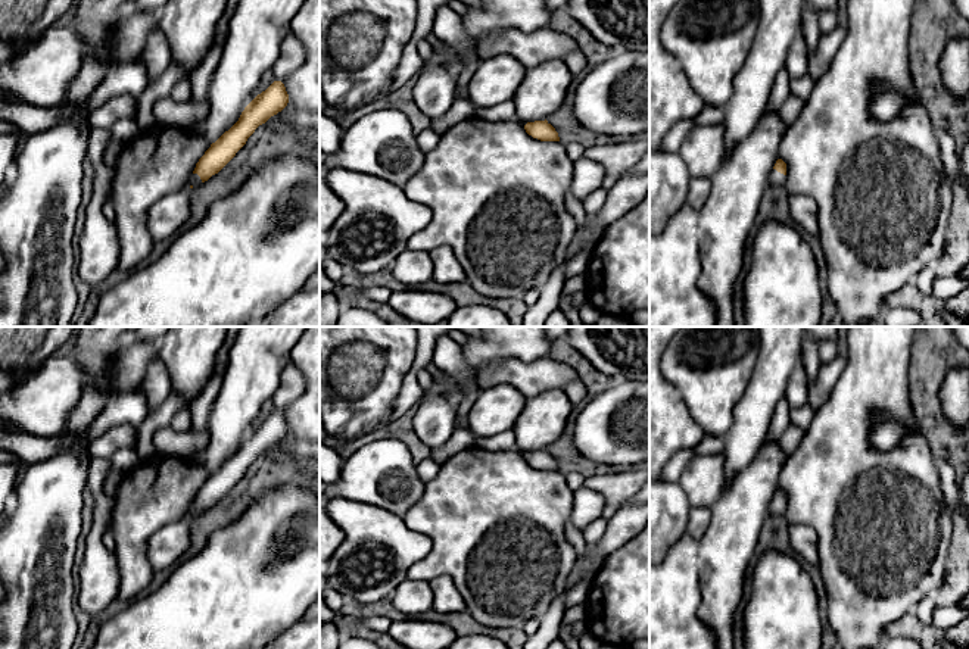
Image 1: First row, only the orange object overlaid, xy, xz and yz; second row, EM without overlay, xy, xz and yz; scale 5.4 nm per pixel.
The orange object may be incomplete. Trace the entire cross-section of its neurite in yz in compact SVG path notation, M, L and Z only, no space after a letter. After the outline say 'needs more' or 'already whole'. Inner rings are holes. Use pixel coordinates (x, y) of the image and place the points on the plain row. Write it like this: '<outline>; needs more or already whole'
M778 489L770 506L769 506L769 514L773 517L782 517L786 508L786 493L782 489Z; needs more

